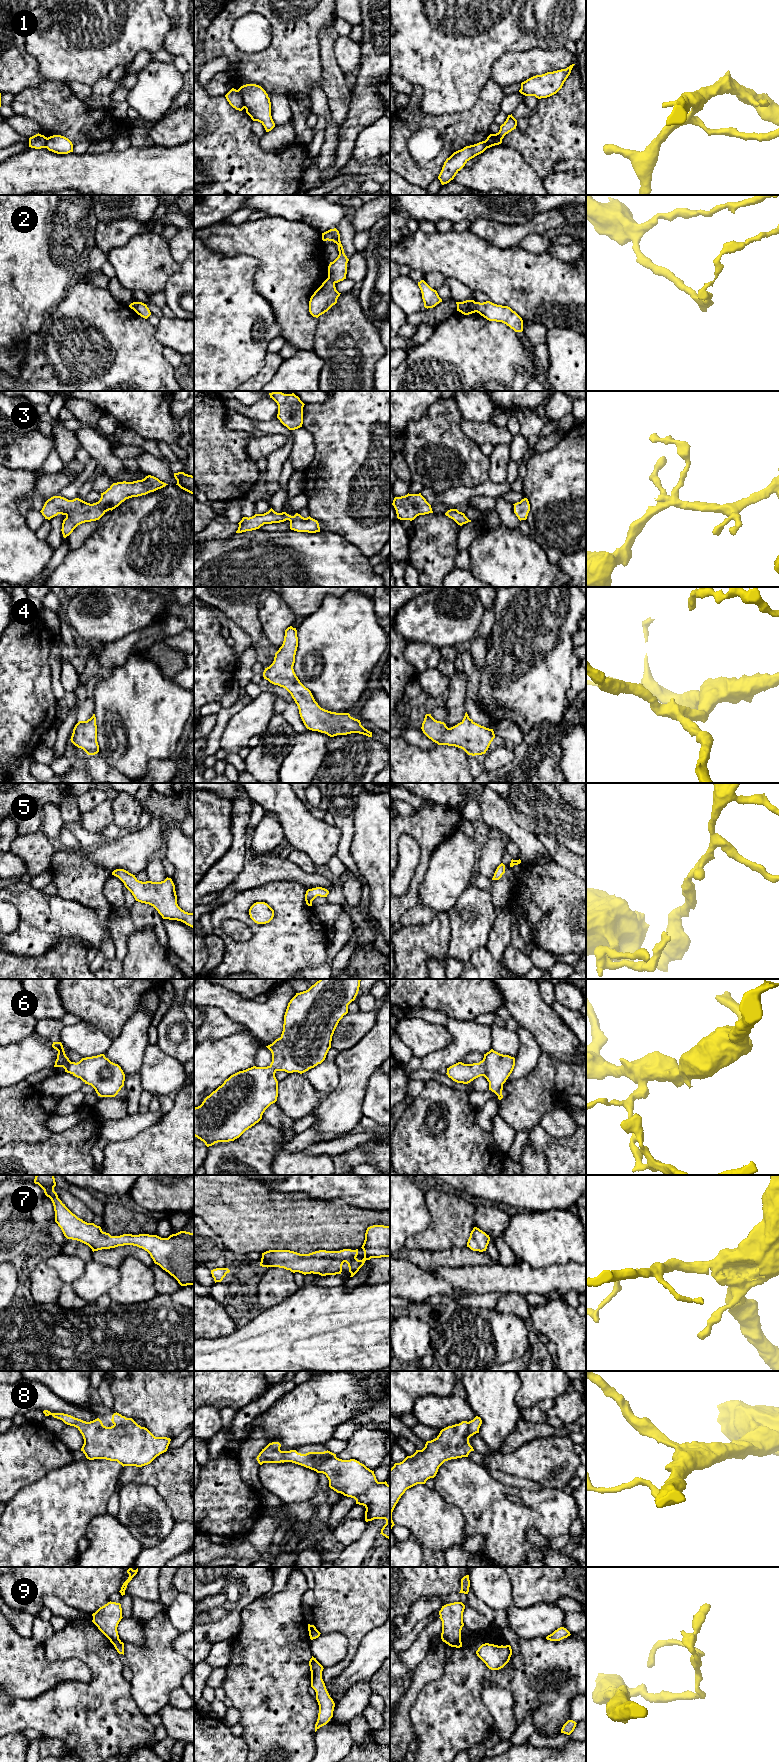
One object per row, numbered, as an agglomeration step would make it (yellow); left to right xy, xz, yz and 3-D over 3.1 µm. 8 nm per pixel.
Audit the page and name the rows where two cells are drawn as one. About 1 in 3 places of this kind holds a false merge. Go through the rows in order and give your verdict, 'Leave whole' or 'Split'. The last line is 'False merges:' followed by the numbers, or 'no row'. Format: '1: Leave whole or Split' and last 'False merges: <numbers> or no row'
1: Split
2: Split
3: Leave whole
4: Leave whole
5: Leave whole
6: Leave whole
7: Leave whole
8: Leave whole
9: Split
False merges: 1, 2, 9

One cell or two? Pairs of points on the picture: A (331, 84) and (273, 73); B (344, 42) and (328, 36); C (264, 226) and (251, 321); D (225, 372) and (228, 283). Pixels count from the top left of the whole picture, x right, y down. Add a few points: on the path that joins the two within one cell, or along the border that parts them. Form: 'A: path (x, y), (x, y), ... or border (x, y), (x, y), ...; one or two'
A: border (320, 59), (322, 87); two
B: border (338, 35), (333, 45), (336, 62); two
C: border (237, 253), (249, 254), (259, 261), (255, 284); two
D: path (225, 350), (225, 315), (223, 313), (223, 305); one

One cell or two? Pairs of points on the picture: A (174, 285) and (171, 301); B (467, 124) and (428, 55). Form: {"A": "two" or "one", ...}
{"A": "one", "B": "two"}

